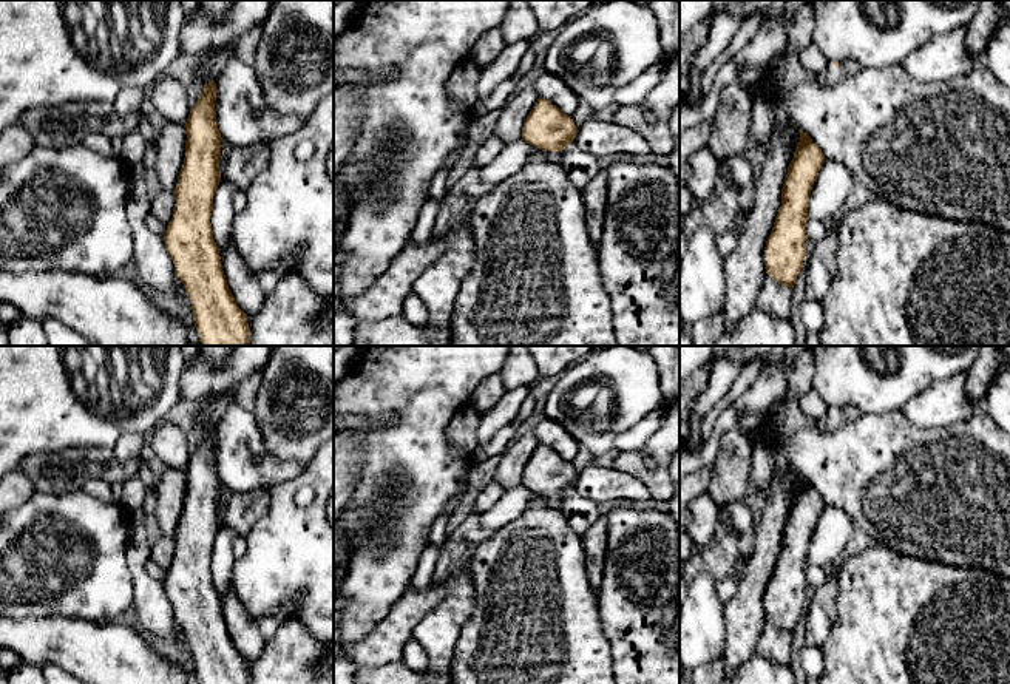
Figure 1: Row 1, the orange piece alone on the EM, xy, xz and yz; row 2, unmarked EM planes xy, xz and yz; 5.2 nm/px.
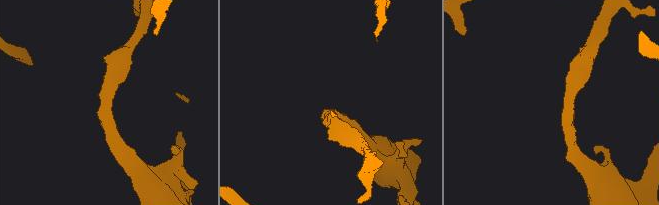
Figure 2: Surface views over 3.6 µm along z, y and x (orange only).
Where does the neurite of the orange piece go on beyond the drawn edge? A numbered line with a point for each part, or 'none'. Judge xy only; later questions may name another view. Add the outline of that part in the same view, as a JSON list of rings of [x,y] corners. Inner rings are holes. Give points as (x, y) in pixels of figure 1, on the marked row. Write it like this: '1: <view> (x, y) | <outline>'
1: xy (170, 144) | [[[167,122],[156,136],[154,176],[161,187],[175,191],[178,176],[185,157],[185,125]]]

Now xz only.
1: xz (508, 128) | [[[533,83],[517,90],[502,108],[493,134],[496,134],[505,145],[520,141],[525,119],[537,99],[539,96]]]

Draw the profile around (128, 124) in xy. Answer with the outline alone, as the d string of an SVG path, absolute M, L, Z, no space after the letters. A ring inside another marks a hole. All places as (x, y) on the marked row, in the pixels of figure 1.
M131 113L127 116L111 114L110 117L103 119L100 133L107 134L108 137L128 136L137 131L141 117L141 113Z

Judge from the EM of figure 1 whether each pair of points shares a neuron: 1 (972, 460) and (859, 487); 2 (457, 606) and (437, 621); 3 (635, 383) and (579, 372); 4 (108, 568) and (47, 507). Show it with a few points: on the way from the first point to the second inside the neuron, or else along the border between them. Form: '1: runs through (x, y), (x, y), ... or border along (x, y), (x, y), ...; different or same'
1: runs through (944, 484), (887, 485); same
2: runs through (453, 610), (442, 621); same
3: runs through (621, 380), (601, 369), (593, 371); same
4: runs through (98, 548), (93, 535), (71, 530), (67, 525); same

